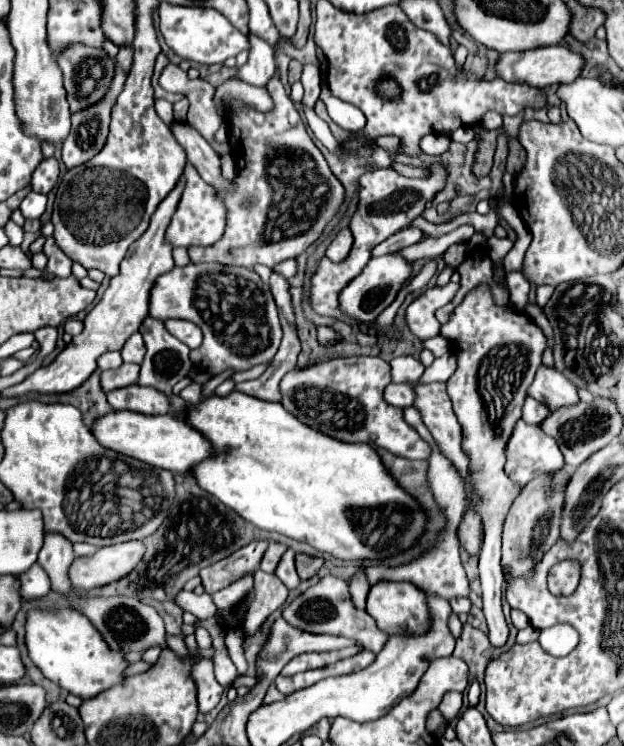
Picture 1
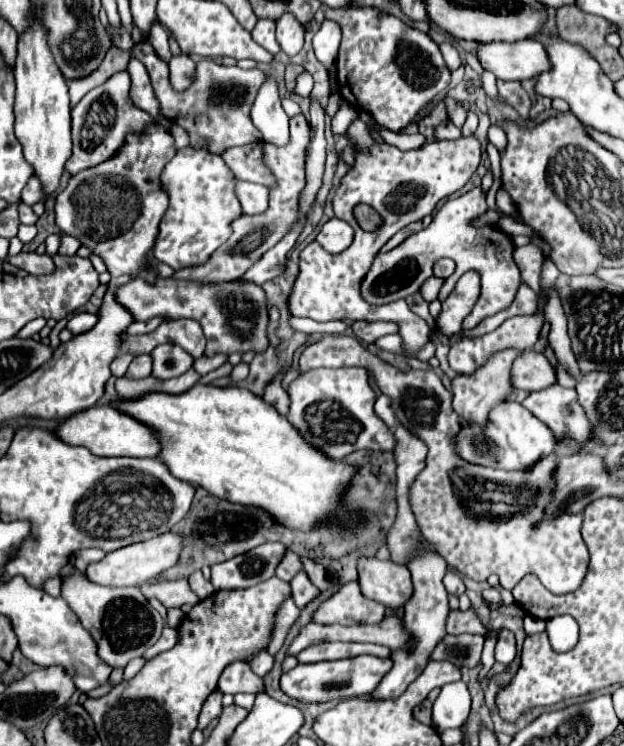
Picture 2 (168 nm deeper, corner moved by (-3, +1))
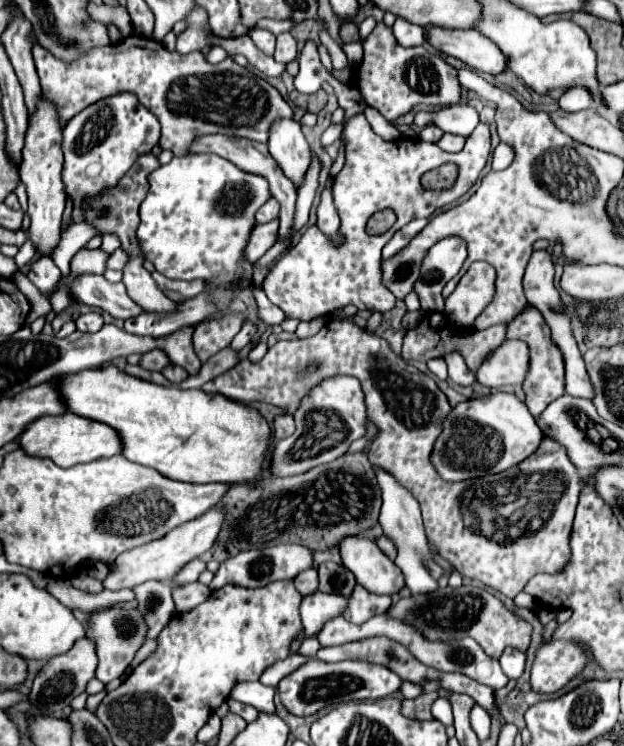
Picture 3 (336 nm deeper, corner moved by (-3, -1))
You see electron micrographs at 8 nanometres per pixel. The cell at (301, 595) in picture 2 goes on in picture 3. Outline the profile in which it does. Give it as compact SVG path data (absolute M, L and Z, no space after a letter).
M317 591L313 595L303 597L301 619L303 619L305 635L315 637L329 619L343 615L345 607L347 607L347 599L341 595L329 595Z

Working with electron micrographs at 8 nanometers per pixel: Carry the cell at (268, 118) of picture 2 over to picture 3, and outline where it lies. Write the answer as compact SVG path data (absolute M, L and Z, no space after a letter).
M281 119L273 123L267 145L285 177L299 189L313 161L313 153L301 133L301 125L293 119Z

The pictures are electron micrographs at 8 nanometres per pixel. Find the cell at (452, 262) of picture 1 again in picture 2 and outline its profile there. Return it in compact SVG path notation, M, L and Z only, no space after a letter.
M439 259L433 267L435 271L435 277L441 277L441 279L447 279L453 271L455 271L455 263L451 259Z

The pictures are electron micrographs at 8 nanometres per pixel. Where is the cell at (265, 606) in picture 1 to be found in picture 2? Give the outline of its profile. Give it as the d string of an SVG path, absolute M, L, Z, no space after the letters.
M287 597L277 615L275 615L275 621L273 621L273 627L271 627L271 637L269 637L269 645L267 645L267 653L275 655L279 651L279 647L283 645L285 641L285 635L287 635L287 629L293 625L293 621L299 617L299 607L295 605L293 597Z

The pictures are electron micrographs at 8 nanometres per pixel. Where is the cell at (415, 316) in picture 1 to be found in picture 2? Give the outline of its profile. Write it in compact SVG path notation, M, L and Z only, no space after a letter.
M469 271L465 273L453 291L443 301L443 309L439 317L435 319L435 327L443 337L449 337L461 329L463 317L473 309L475 301L479 297L479 277L477 273Z

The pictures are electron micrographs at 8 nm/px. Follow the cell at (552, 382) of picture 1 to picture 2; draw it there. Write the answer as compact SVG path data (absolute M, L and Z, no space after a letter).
M527 351L513 363L513 385L523 391L541 391L557 383L557 375L549 359L541 353Z

